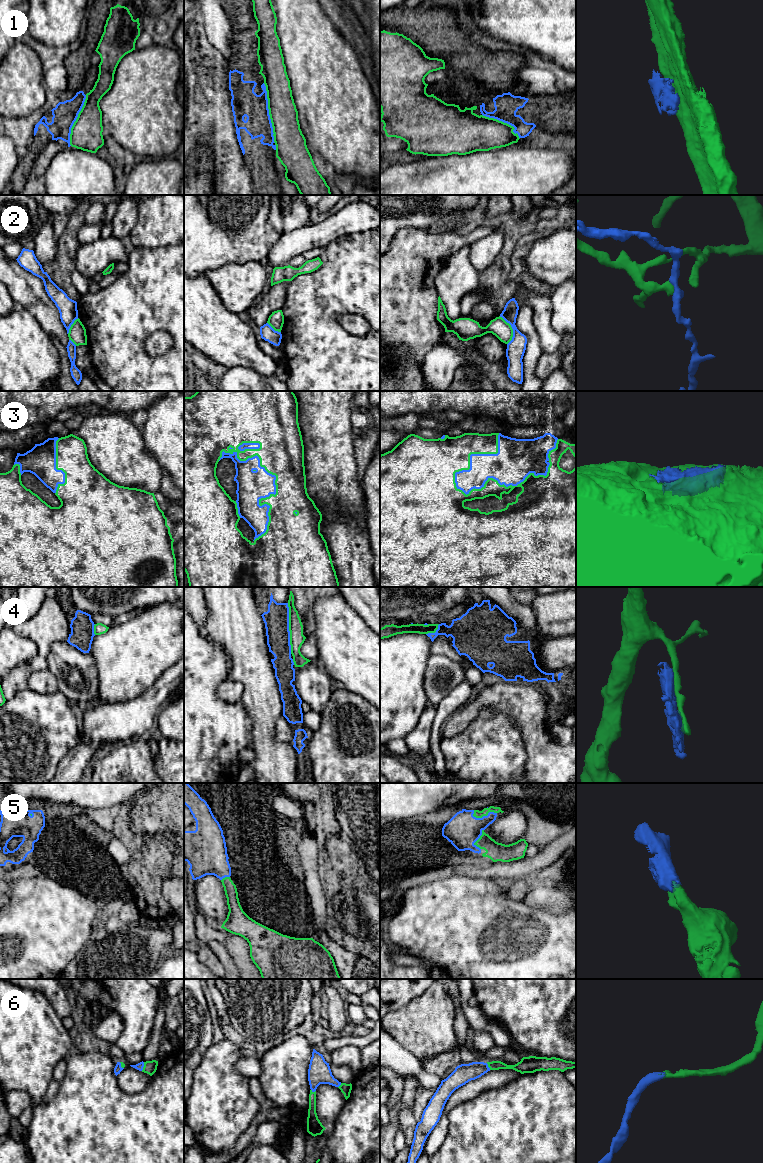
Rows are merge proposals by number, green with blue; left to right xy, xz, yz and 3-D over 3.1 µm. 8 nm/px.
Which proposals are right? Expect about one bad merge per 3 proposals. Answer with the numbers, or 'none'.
3, 5, 6

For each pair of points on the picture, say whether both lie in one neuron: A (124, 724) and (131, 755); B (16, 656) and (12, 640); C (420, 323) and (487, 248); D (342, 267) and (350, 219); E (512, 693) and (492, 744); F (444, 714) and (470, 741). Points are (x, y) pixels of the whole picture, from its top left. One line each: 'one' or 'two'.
A: two
B: one
C: two
D: two
E: two
F: two

